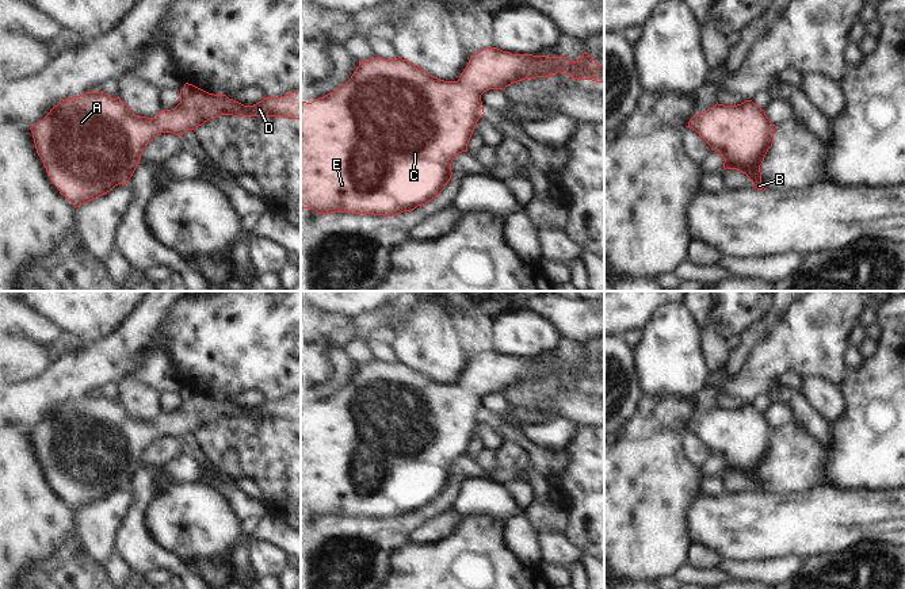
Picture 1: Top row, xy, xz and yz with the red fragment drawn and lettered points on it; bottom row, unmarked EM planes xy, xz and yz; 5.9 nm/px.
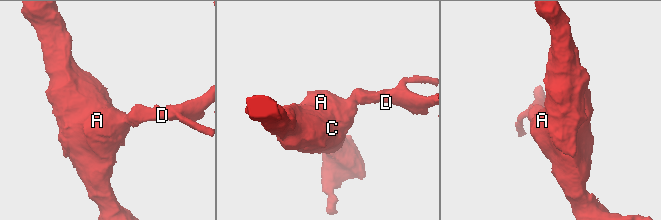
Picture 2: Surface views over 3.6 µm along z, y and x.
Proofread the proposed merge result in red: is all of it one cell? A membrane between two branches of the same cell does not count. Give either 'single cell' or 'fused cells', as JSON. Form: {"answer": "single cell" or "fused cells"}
{"answer": "single cell"}

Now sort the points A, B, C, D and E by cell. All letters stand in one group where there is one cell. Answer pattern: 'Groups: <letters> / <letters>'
Groups: A B C D E.

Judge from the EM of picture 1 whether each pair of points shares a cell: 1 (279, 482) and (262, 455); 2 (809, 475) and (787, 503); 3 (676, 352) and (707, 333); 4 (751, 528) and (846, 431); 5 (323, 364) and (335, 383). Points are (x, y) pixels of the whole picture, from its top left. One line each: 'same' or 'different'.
1: same
2: different
3: different
4: different
5: different

